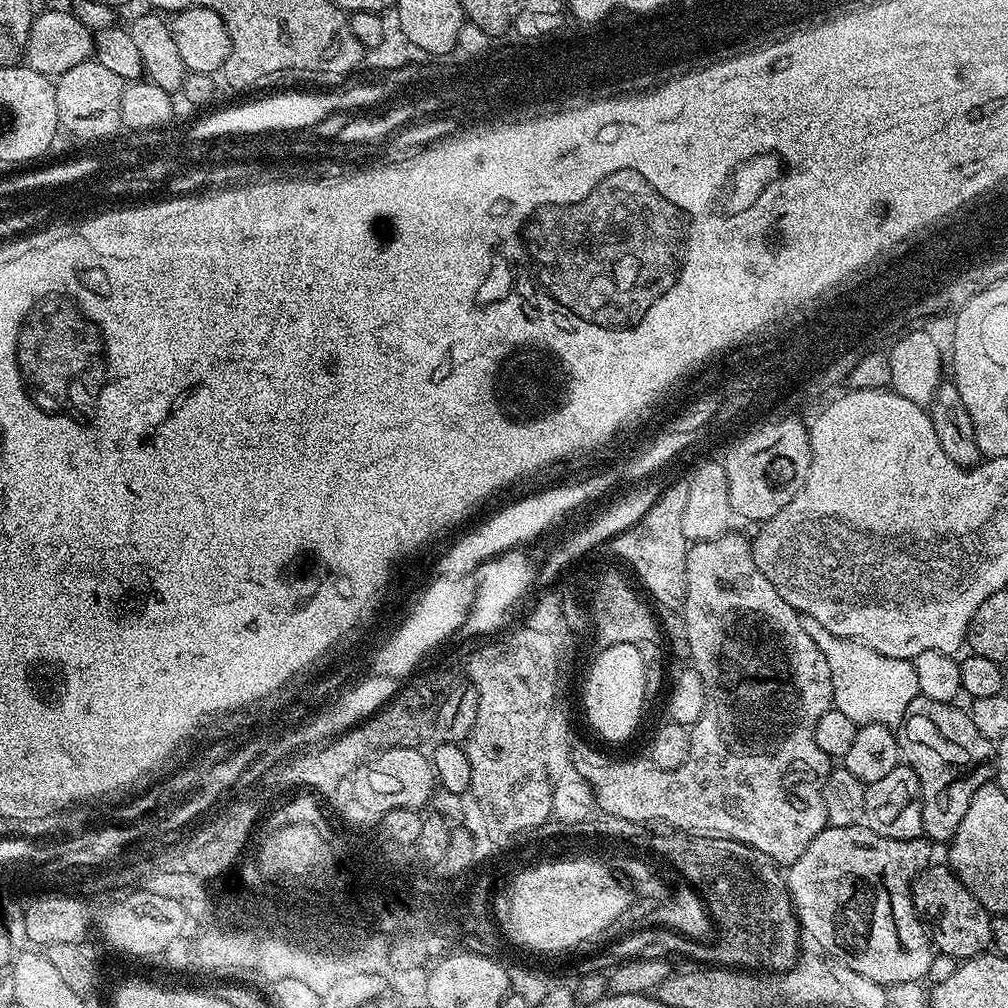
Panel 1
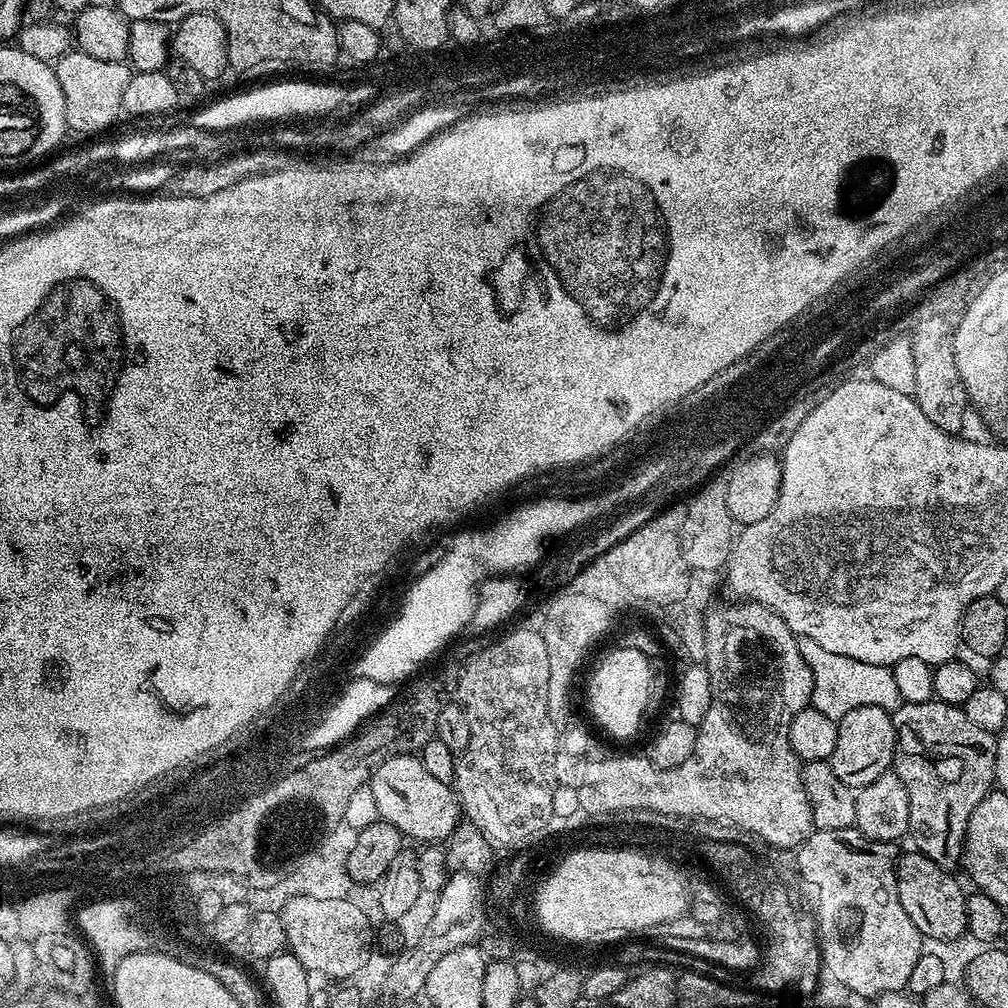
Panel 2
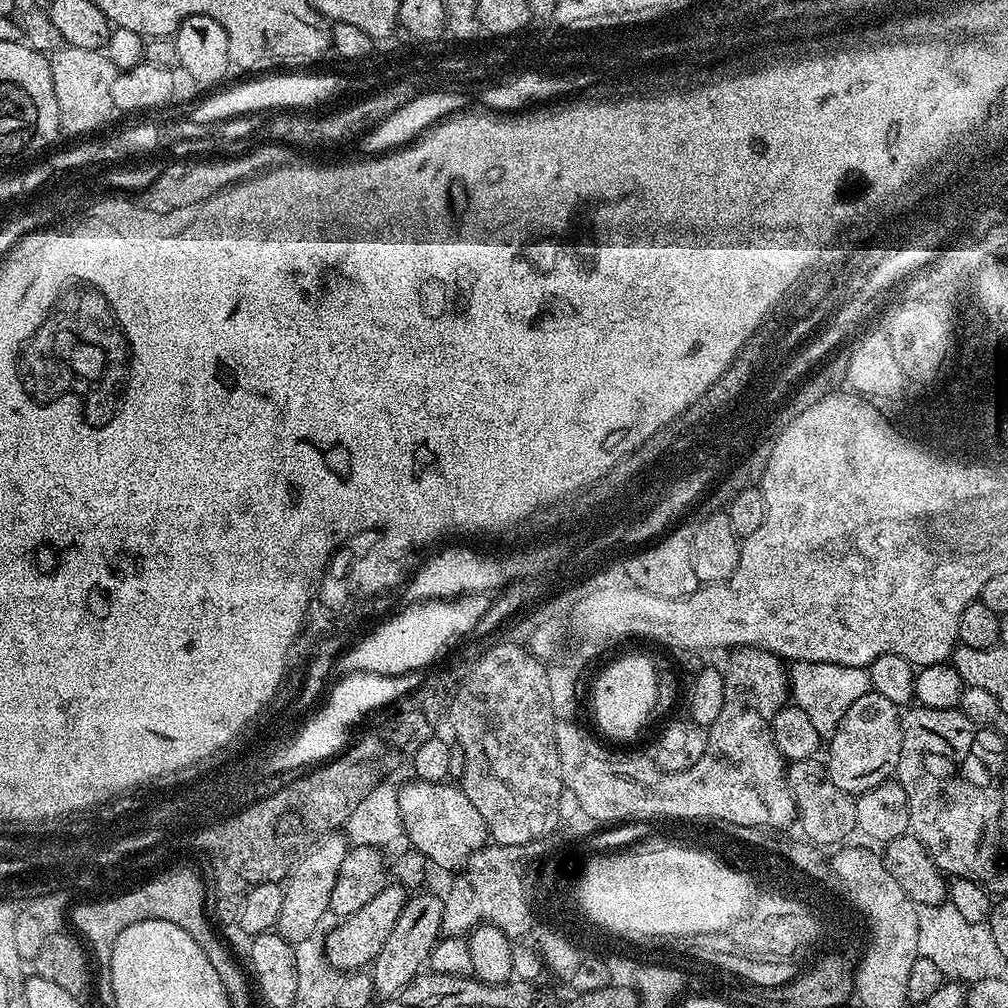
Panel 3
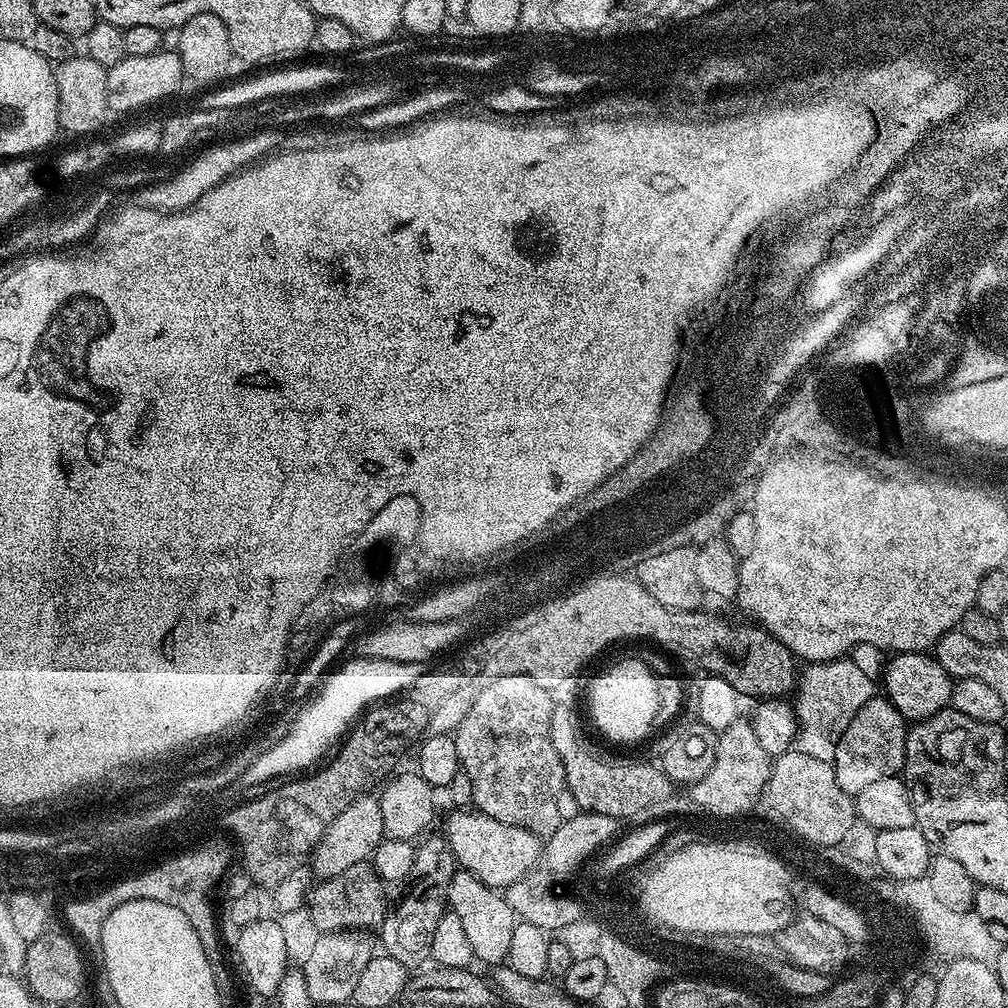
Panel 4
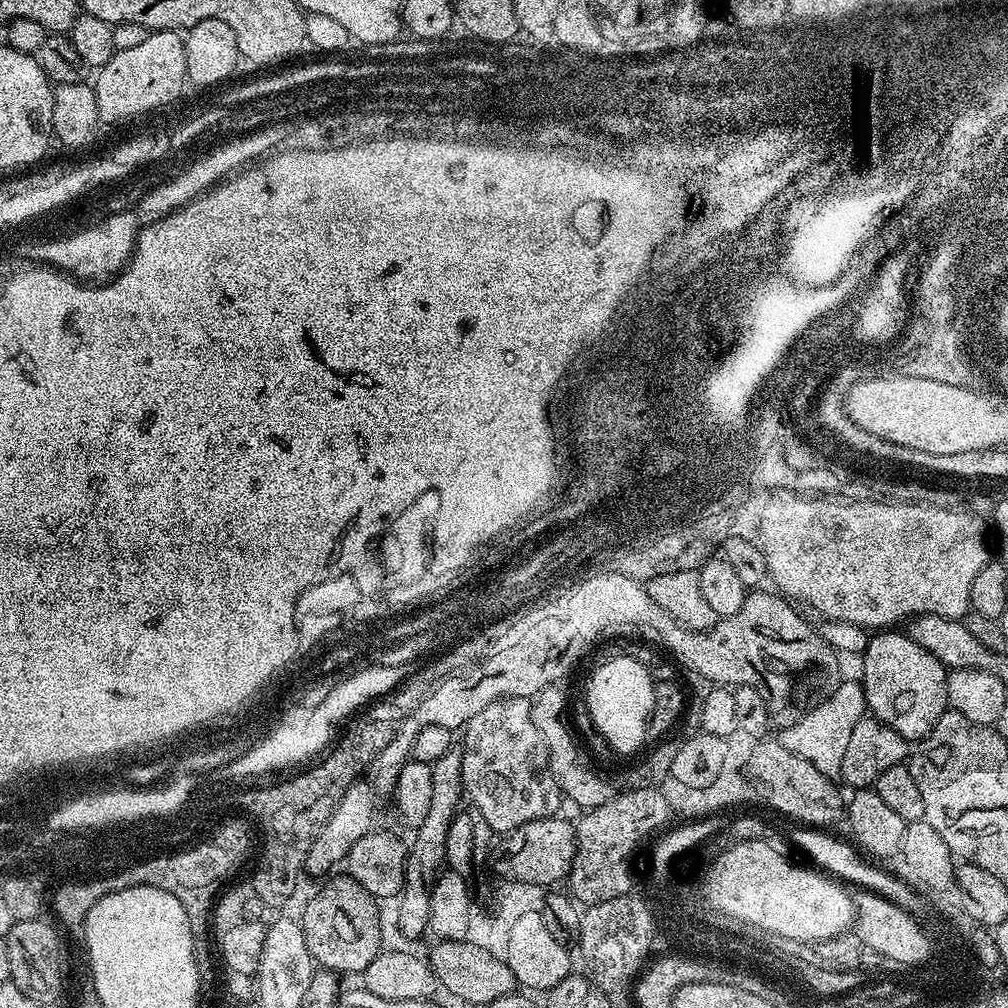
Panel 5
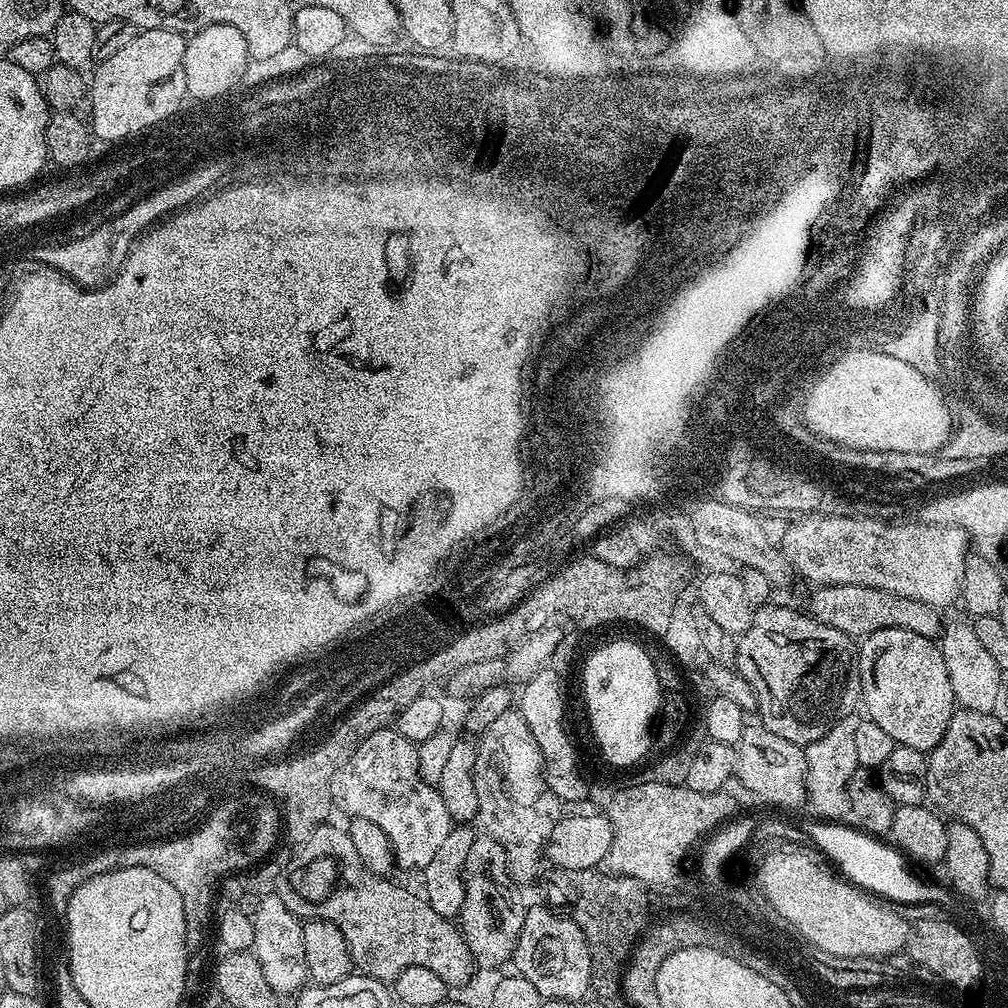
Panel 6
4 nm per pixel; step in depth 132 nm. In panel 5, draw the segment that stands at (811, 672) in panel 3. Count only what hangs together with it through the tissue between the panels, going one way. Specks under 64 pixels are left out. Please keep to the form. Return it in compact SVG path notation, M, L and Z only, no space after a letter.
M845 679L818 706L809 708L808 713L789 728L781 728L778 739L790 754L798 754L798 758L806 758L814 770L822 770L822 774L836 778L842 770L842 758L846 754L846 745L850 743L850 733L859 720L865 719L864 685Z

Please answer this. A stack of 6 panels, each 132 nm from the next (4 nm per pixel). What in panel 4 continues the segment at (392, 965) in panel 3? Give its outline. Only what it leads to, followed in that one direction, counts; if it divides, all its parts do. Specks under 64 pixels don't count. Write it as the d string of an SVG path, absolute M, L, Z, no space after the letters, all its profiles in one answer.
M428 840L417 847L412 877L407 885L408 893L397 904L395 901L394 907L384 917L384 923L378 929L380 940L384 943L383 951L387 956L396 958L410 970L415 969L415 964L431 957L430 942L434 942L434 930L438 921L449 911L448 891L457 871L458 865L447 840Z

